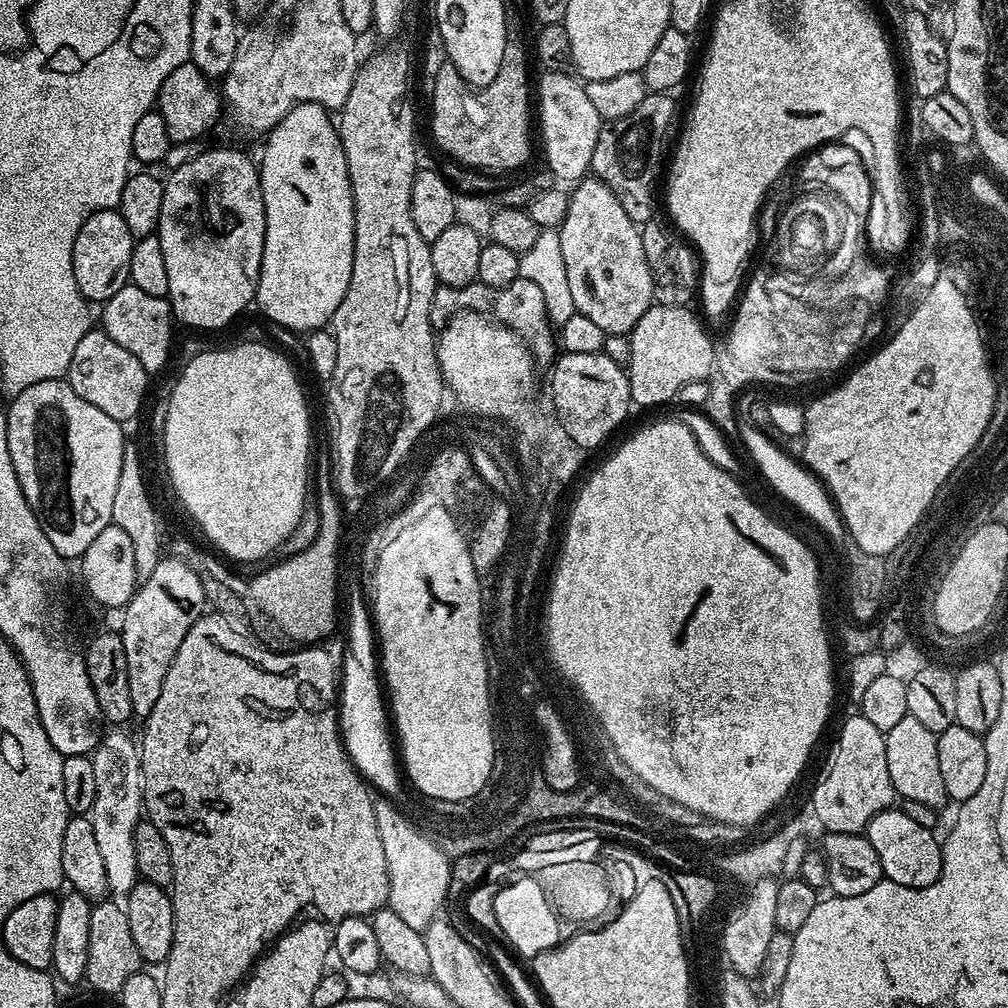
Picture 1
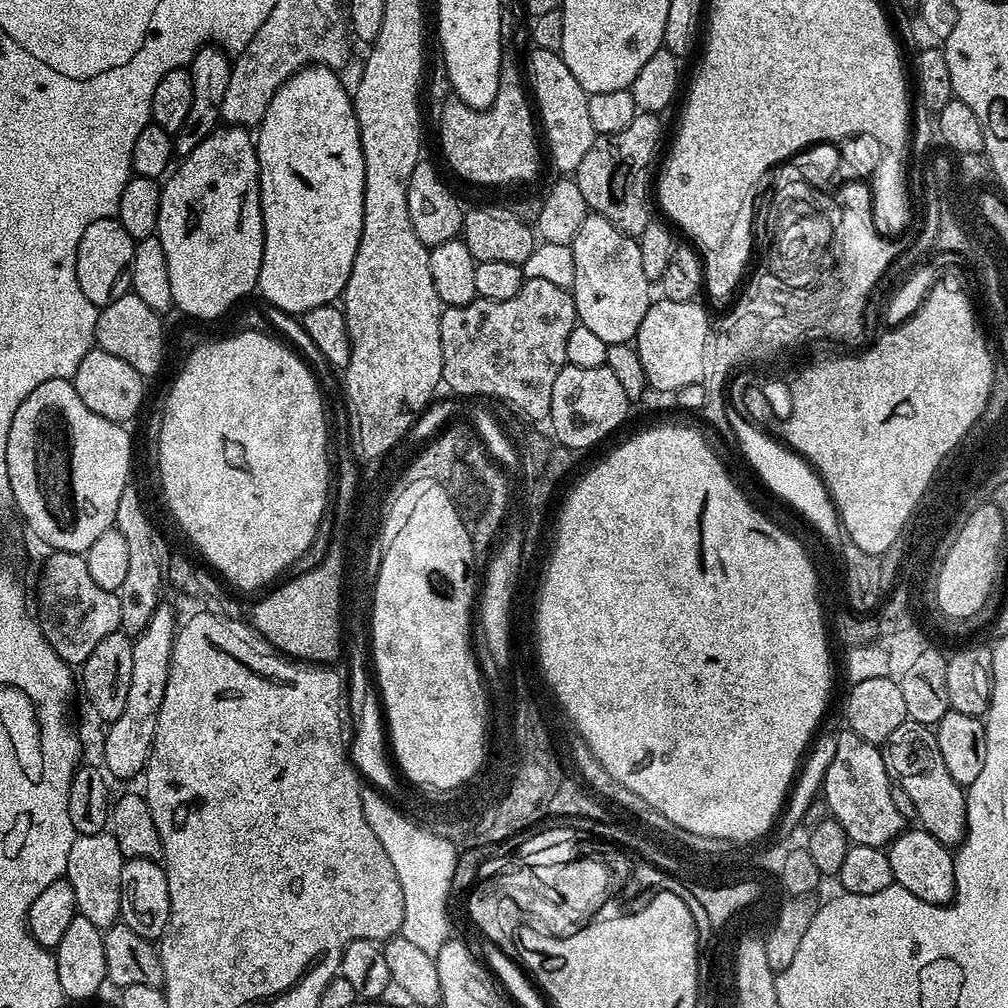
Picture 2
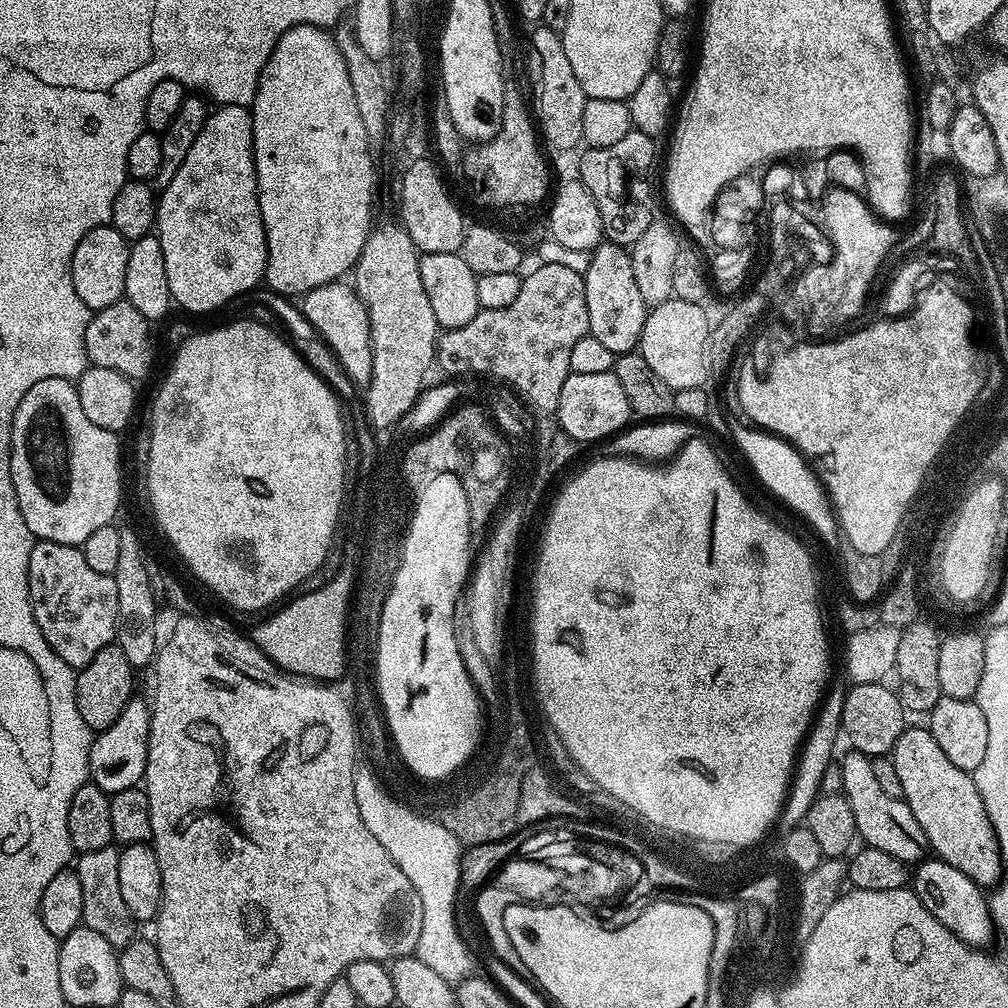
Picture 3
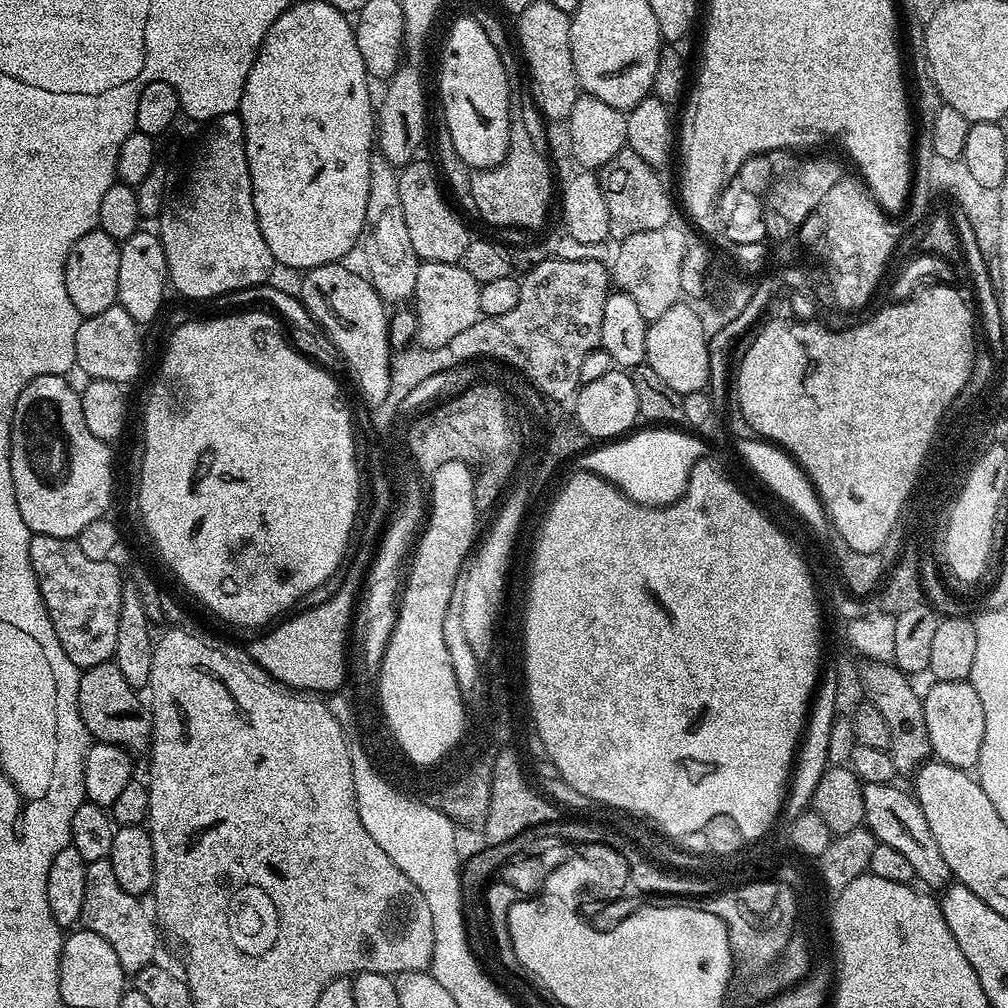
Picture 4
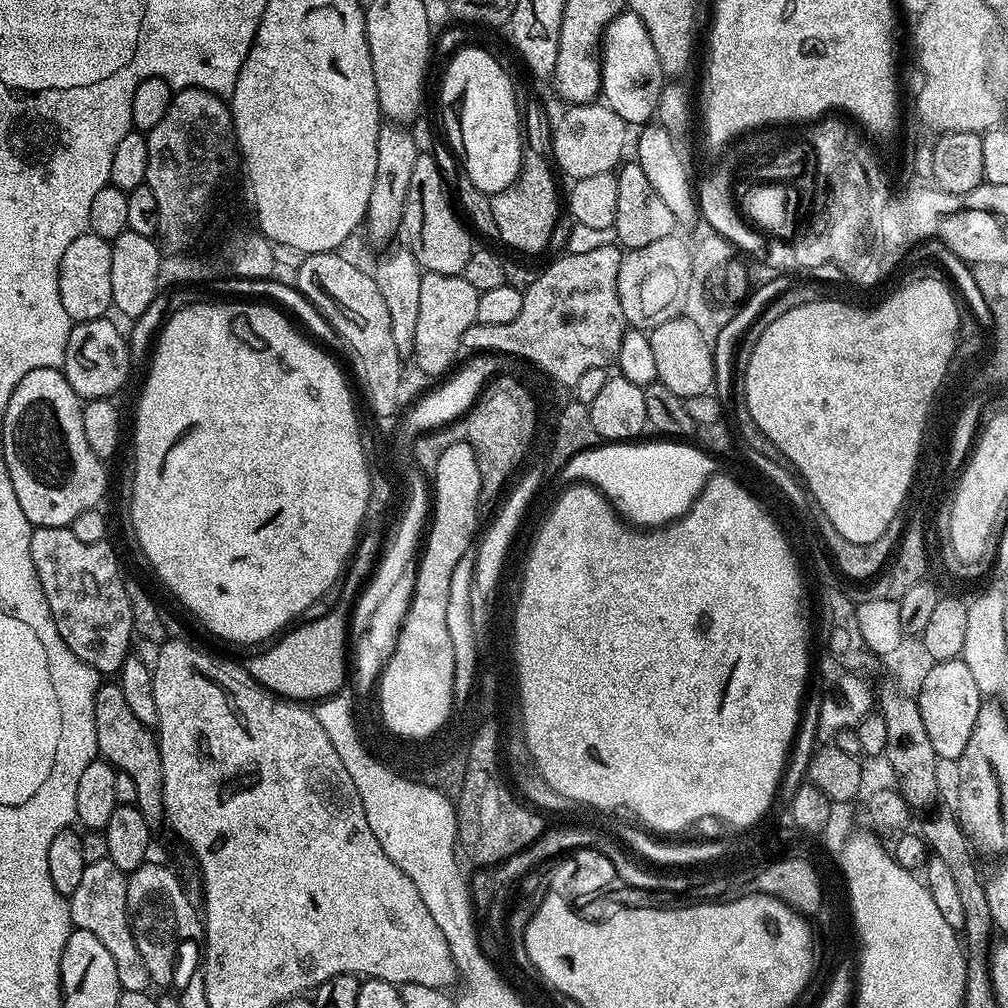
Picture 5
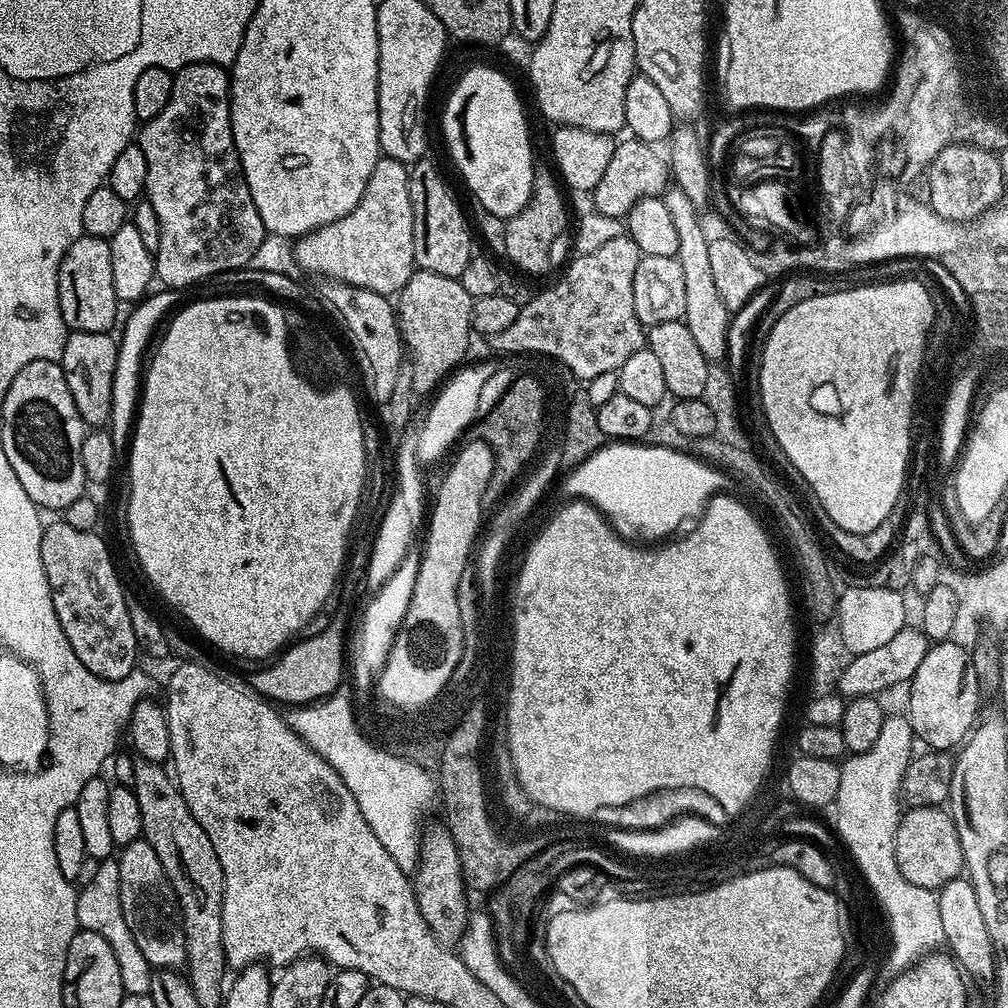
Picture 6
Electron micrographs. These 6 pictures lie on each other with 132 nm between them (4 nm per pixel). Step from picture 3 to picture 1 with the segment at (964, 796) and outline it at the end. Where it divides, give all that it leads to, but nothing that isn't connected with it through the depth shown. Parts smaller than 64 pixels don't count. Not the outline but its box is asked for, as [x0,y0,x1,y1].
[886,716,949,810]

